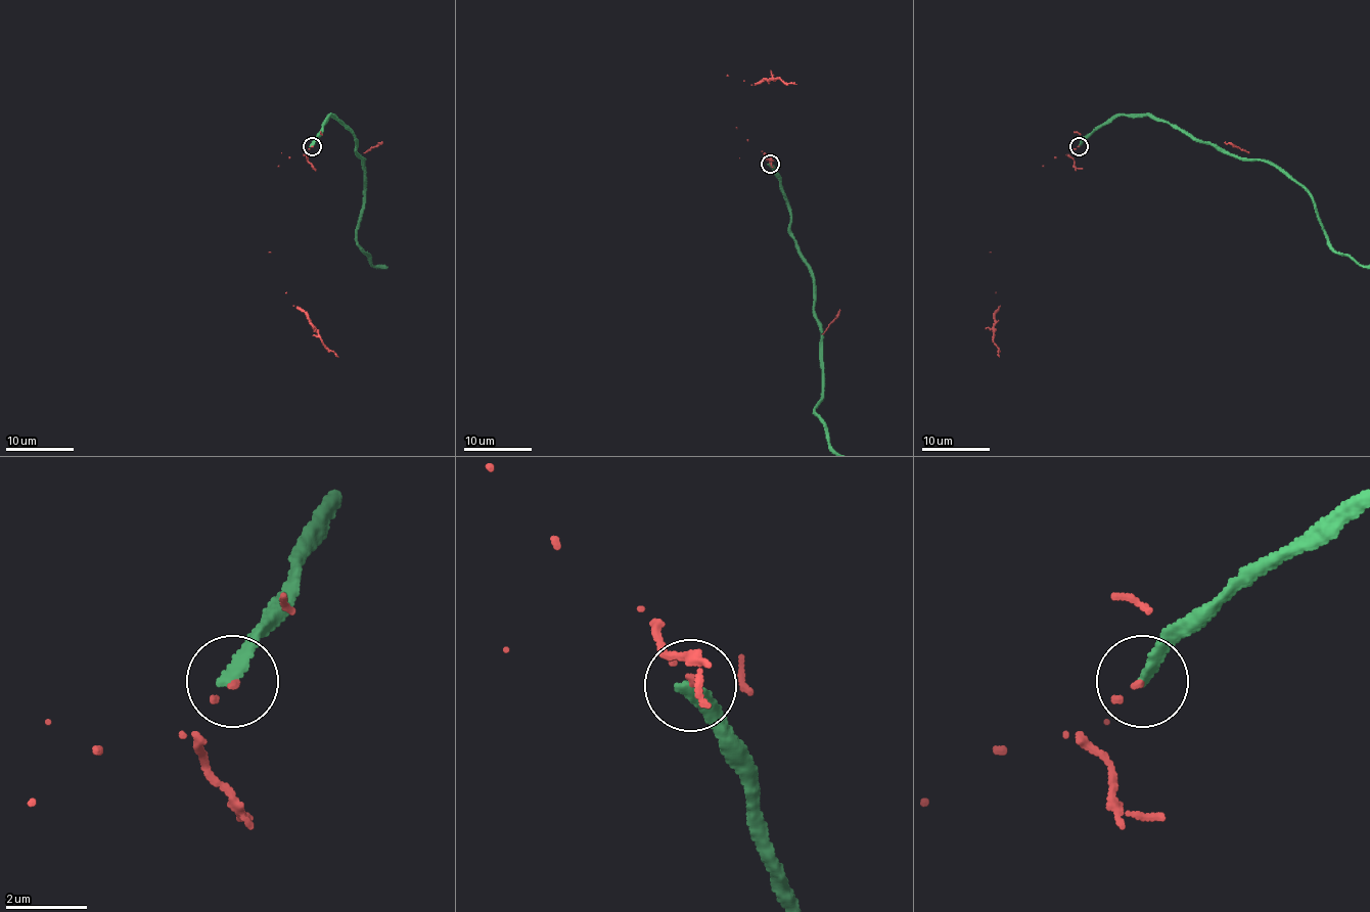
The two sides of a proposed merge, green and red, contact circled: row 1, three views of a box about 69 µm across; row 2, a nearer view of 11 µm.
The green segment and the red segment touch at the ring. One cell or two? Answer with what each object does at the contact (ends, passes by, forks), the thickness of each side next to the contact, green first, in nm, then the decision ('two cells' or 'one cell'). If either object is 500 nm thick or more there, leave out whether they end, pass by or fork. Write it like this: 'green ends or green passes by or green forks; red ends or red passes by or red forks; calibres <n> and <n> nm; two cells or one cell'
green ends; red ends; calibres 300 and 80 nm; two cells

